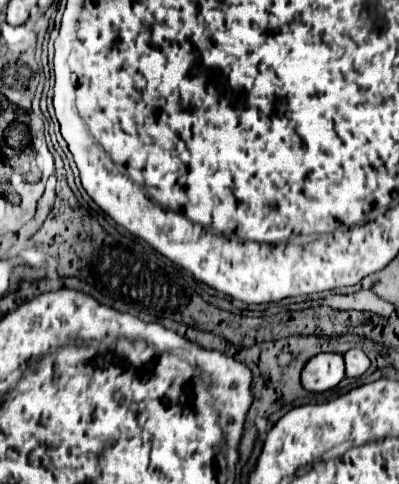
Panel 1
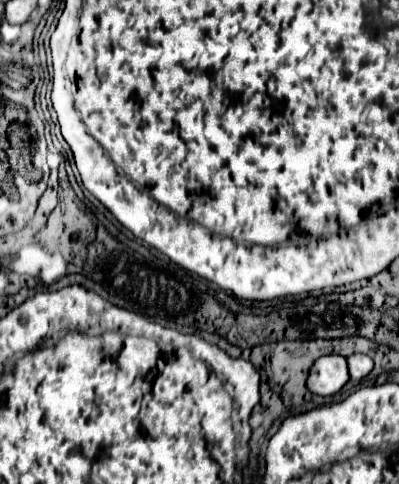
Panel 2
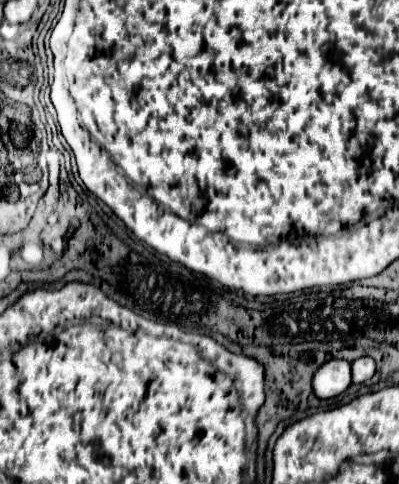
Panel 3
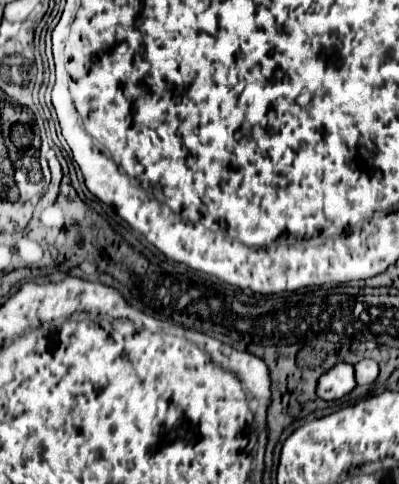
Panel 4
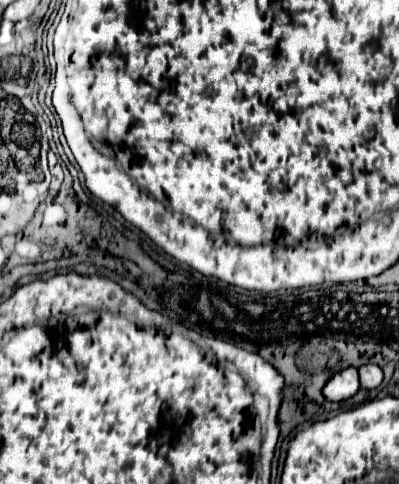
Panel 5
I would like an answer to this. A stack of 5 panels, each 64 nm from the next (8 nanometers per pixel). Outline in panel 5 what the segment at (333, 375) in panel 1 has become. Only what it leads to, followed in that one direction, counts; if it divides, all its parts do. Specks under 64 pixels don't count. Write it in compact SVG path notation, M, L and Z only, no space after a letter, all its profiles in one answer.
M344 368L340 372L336 372L322 388L322 394L326 400L330 402L340 402L346 400L350 396L354 396L360 388L358 382L358 370L356 368Z

